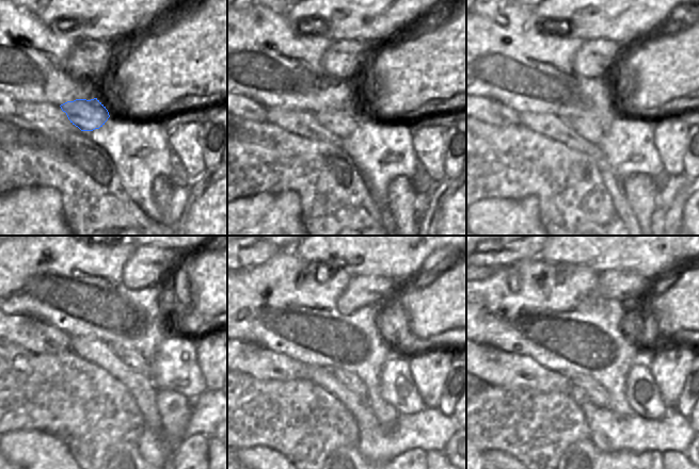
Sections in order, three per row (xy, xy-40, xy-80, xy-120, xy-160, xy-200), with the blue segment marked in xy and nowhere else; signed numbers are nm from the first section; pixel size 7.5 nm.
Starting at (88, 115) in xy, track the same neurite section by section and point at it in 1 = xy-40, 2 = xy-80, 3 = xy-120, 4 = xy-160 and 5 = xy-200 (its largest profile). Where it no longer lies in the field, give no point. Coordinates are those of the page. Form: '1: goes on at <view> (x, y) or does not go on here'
1: goes on at xy-40 (342, 123)
2: goes on at xy-80 (587, 127)
3: goes on at xy-120 (112, 376)
4: goes on at xy-160 (350, 379)
5: goes on at xy-200 (596, 393)

